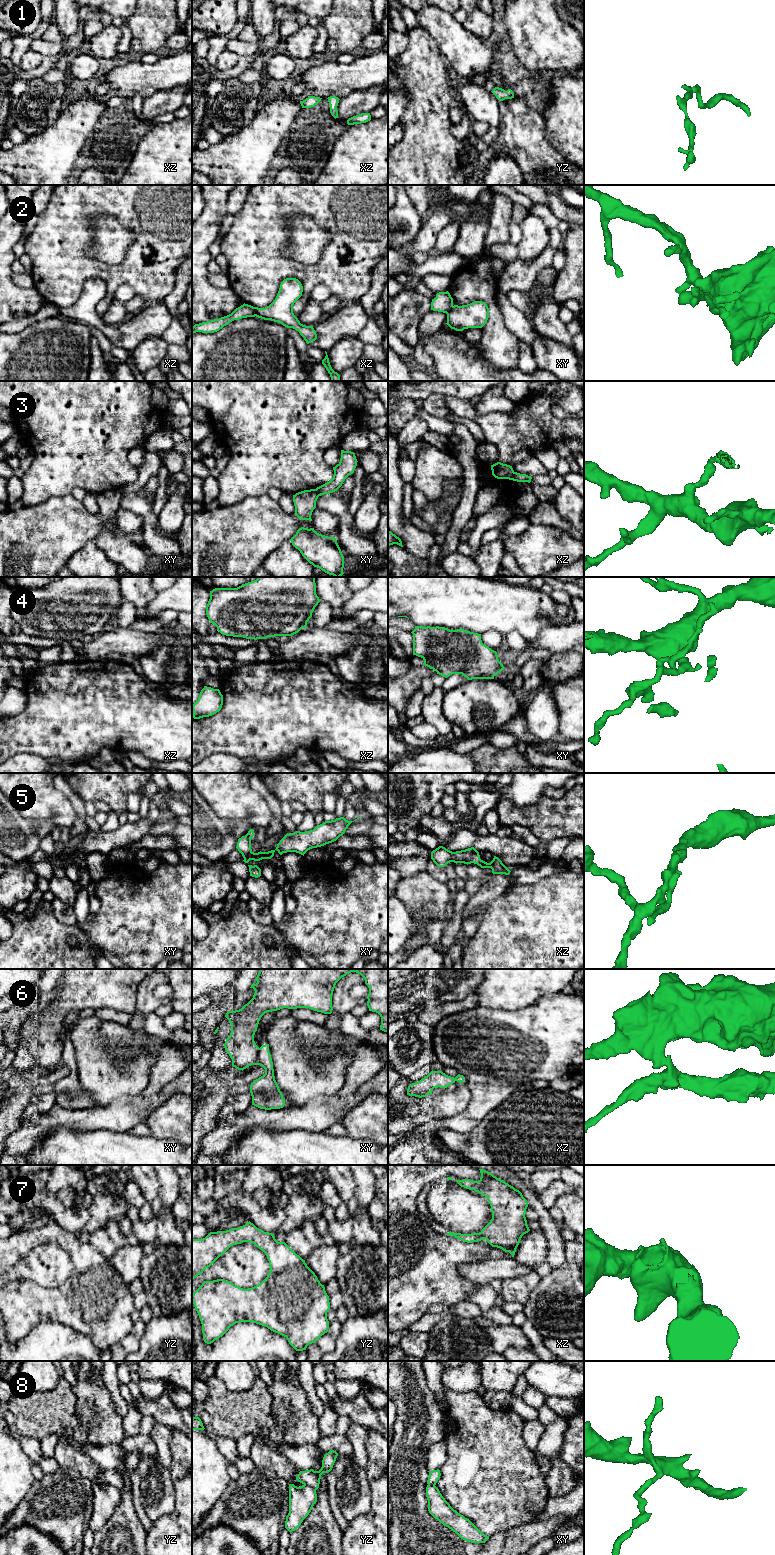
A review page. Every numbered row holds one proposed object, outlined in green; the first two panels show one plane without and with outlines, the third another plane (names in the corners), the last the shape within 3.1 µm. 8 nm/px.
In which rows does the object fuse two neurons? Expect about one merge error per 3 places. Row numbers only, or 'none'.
1, 2, 3, 6, 8

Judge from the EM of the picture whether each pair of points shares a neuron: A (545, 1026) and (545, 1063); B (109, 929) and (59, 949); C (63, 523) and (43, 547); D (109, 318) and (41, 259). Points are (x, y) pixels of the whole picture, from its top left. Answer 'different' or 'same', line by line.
A: same
B: different
C: same
D: different

